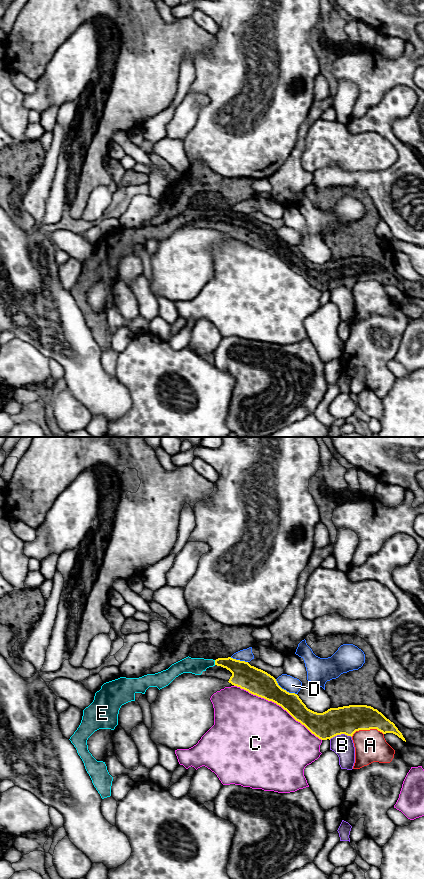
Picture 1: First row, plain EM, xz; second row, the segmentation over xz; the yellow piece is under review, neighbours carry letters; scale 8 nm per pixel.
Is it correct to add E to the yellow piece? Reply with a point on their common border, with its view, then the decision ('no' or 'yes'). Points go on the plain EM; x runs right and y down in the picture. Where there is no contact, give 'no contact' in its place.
contact xz (215, 214); yes

